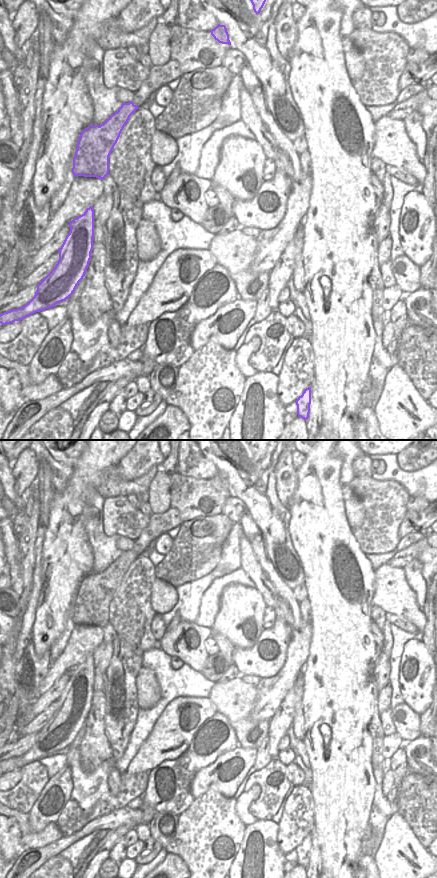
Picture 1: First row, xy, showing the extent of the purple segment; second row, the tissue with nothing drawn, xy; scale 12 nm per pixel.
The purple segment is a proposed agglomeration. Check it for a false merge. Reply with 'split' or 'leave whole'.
split

